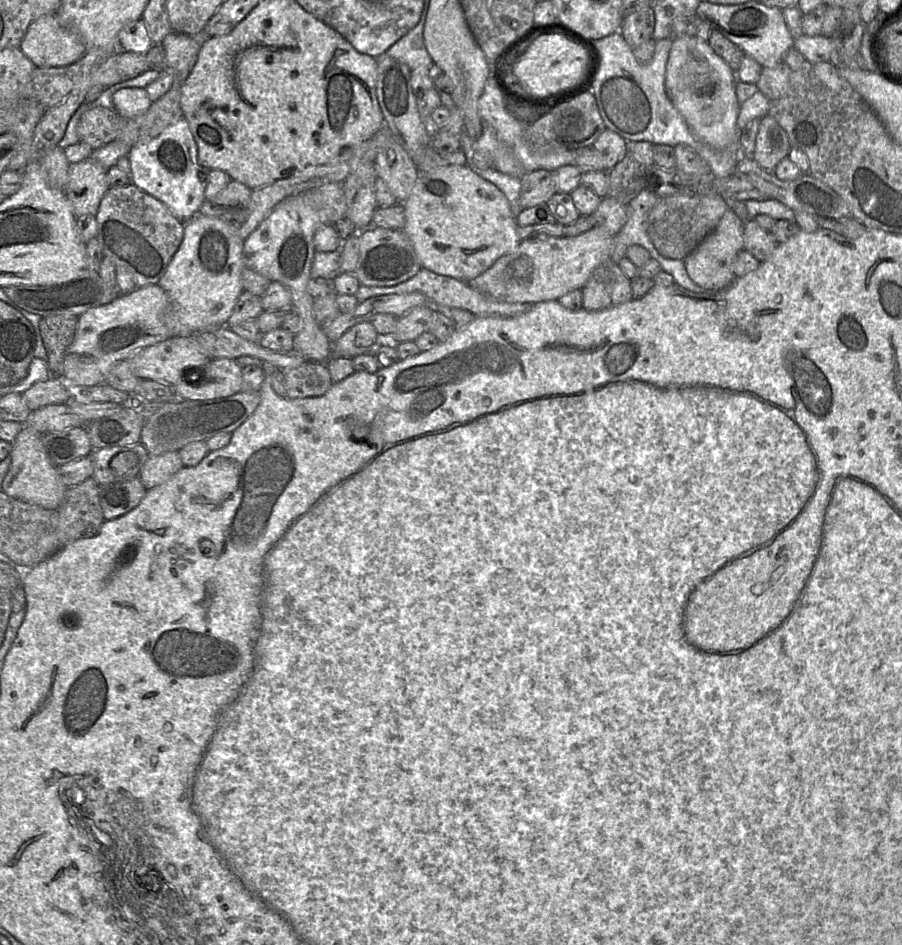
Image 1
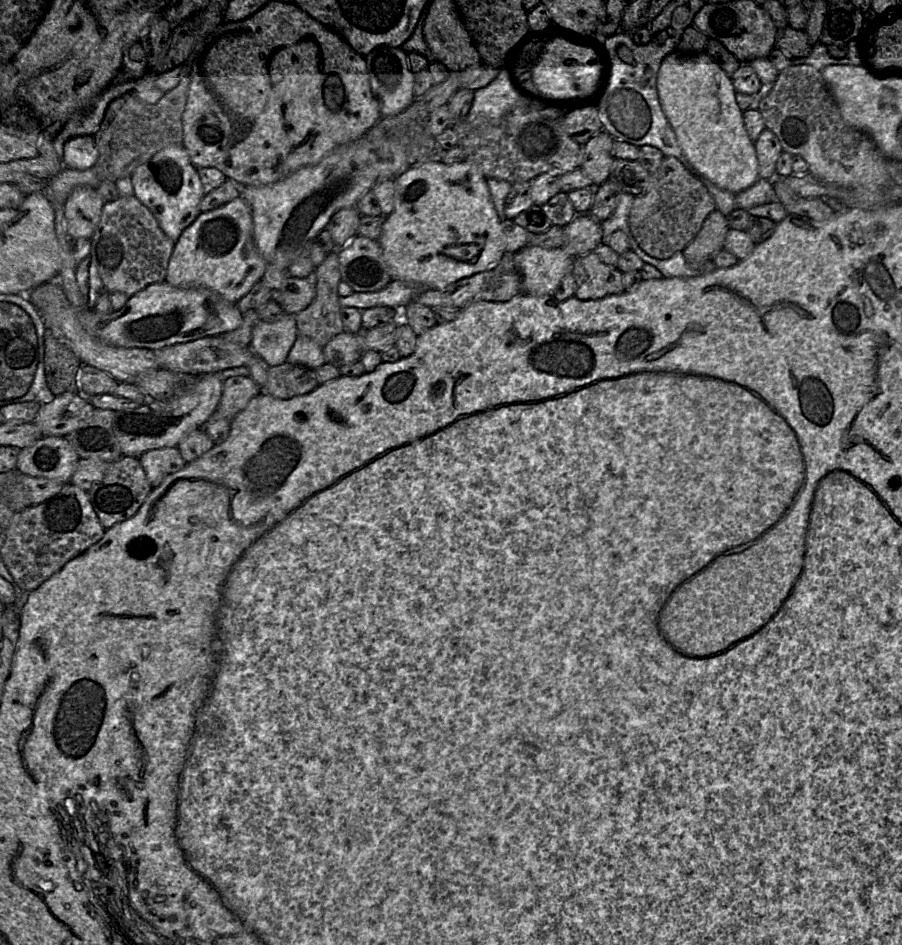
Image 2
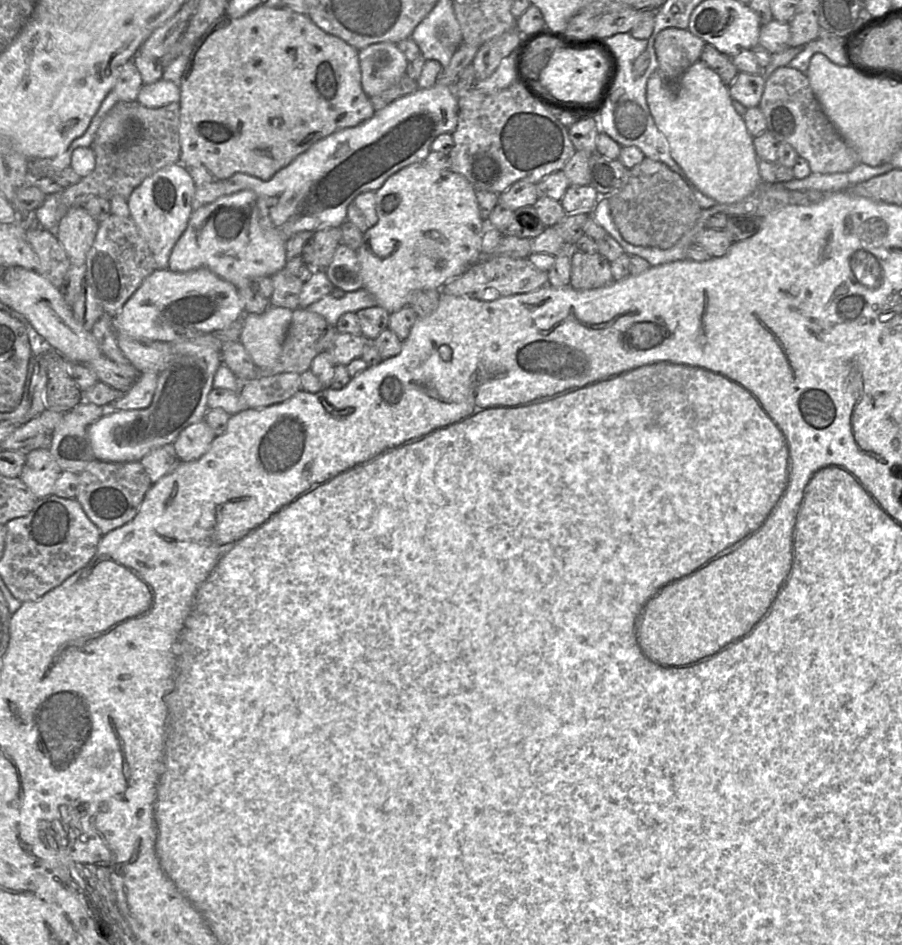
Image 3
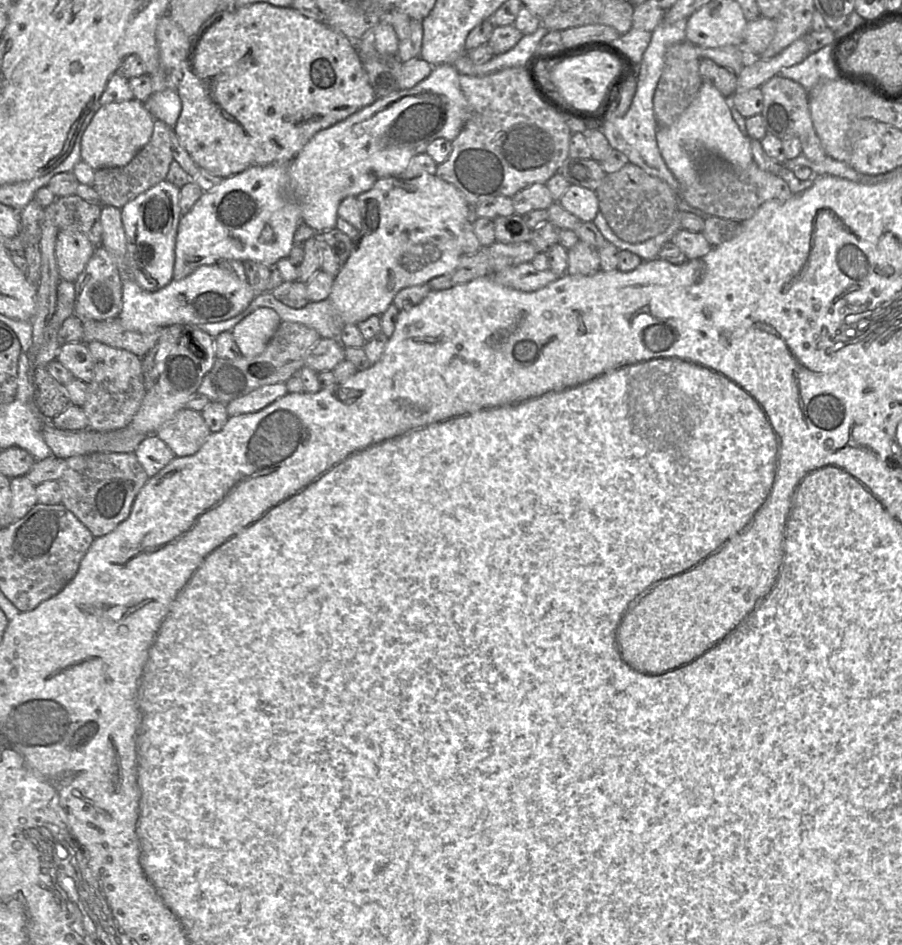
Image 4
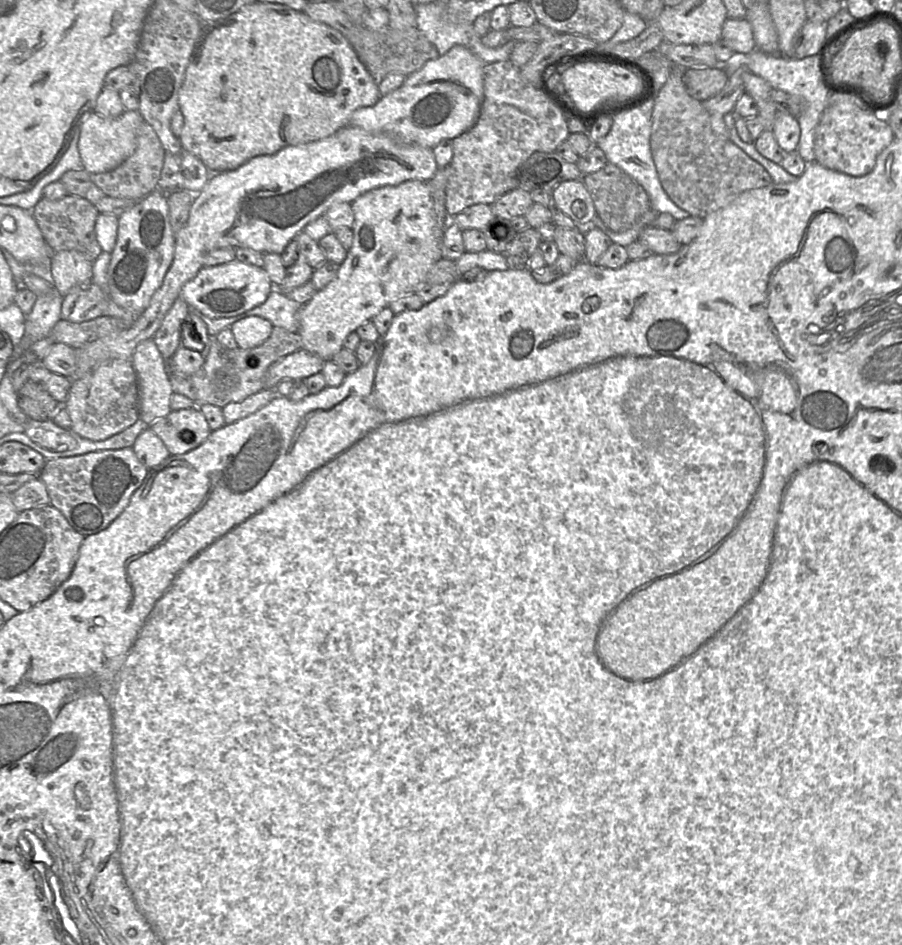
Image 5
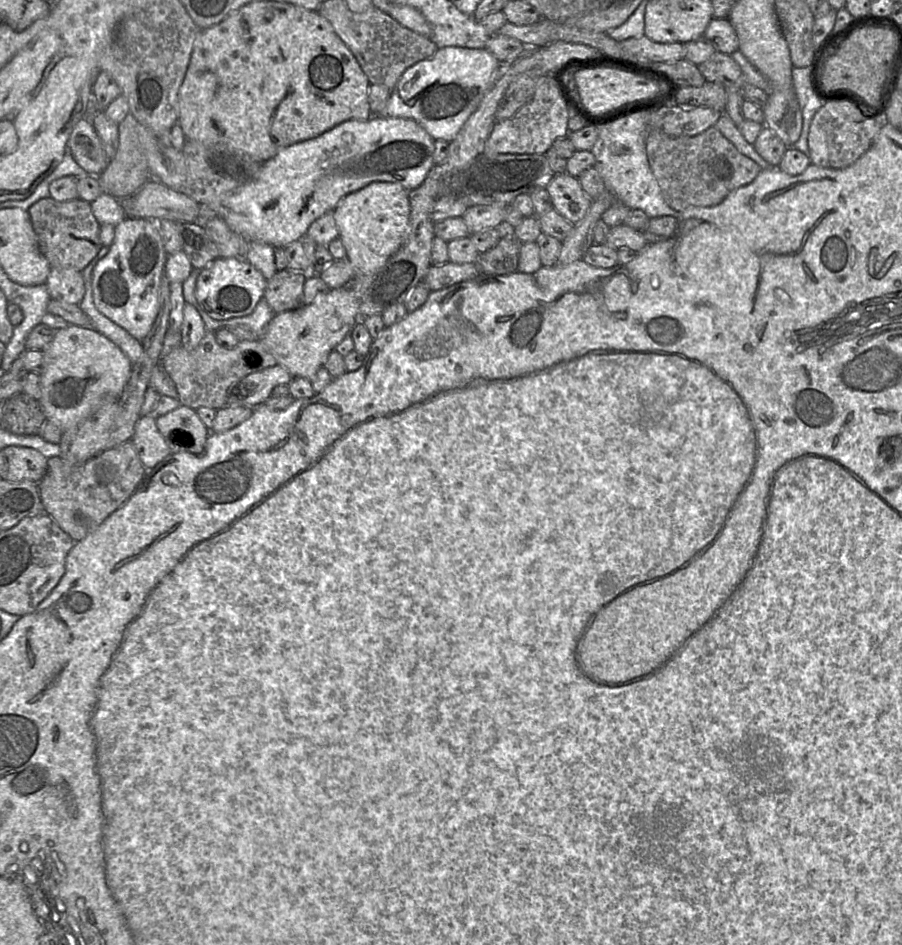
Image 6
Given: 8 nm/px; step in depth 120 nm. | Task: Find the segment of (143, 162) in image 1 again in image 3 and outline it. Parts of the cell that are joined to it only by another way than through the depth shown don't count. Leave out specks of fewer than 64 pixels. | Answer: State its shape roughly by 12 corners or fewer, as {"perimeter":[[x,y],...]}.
{"perimeter":[[175,163],[127,200],[157,270],[193,212],[196,185]]}

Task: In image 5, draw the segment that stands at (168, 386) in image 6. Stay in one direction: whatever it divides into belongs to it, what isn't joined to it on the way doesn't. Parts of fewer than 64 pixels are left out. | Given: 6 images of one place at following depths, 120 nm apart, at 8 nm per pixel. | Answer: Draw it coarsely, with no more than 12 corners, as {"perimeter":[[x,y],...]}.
{"perimeter":[[273,327],[251,349],[210,336],[173,393],[223,408],[265,389],[268,368],[301,348],[301,336]]}

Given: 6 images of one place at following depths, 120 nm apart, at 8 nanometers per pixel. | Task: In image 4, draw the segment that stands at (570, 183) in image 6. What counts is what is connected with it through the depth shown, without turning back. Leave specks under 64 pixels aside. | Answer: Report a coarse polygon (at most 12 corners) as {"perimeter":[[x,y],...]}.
{"perimeter":[[570,185],[558,203],[581,222],[599,211],[595,191]]}

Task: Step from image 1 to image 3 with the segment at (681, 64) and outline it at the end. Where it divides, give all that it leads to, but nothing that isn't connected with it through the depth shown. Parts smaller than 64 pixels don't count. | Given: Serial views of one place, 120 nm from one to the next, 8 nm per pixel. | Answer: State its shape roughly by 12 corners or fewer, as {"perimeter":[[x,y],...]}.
{"perimeter":[[699,59],[658,70],[646,100],[702,194],[740,202],[761,182],[729,87]]}

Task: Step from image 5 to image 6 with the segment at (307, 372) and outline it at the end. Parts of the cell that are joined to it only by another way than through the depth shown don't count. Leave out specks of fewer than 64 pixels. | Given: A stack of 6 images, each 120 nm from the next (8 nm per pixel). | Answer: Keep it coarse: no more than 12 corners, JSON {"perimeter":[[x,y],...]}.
{"perimeter":[[278,364],[230,387],[225,407],[256,407],[293,377]]}

